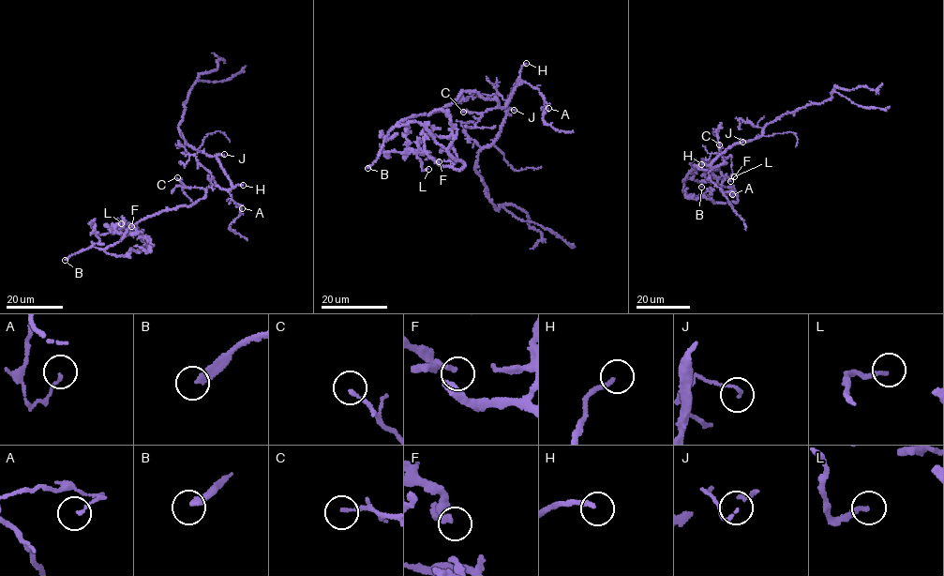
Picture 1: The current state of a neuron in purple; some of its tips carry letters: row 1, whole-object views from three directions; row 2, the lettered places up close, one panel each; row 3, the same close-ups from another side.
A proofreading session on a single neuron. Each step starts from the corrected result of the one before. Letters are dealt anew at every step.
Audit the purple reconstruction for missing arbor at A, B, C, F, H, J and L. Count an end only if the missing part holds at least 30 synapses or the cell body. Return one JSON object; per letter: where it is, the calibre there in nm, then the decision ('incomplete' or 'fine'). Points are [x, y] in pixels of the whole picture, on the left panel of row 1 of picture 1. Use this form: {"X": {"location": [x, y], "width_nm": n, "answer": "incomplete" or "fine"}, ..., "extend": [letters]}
{"A": {"location": [242, 208], "width_nm": 110, "answer": "fine"}, "B": {"location": [65, 260], "width_nm": 220, "answer": "incomplete"}, "C": {"location": [177, 177], "width_nm": 160, "answer": "fine"}, "F": {"location": [131, 226], "width_nm": 240, "answer": "fine"}, "H": {"location": [243, 185], "width_nm": 200, "answer": "incomplete"}, "J": {"location": [224, 154], "width_nm": 110, "answer": "fine"}, "L": {"location": [121, 223], "width_nm": 170, "answer": "fine"}, "extend": ["B", "H"]}

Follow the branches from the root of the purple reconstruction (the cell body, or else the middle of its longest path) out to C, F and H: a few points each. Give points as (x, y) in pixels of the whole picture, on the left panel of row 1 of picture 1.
C: (205, 195), (203, 189), (187, 188), (177, 177)
F: (205, 195), (144, 217), (105, 250), (125, 256), (146, 245), (134, 232), (121, 234), (131, 226)
H: (205, 195), (212, 184), (228, 189), (243, 185)

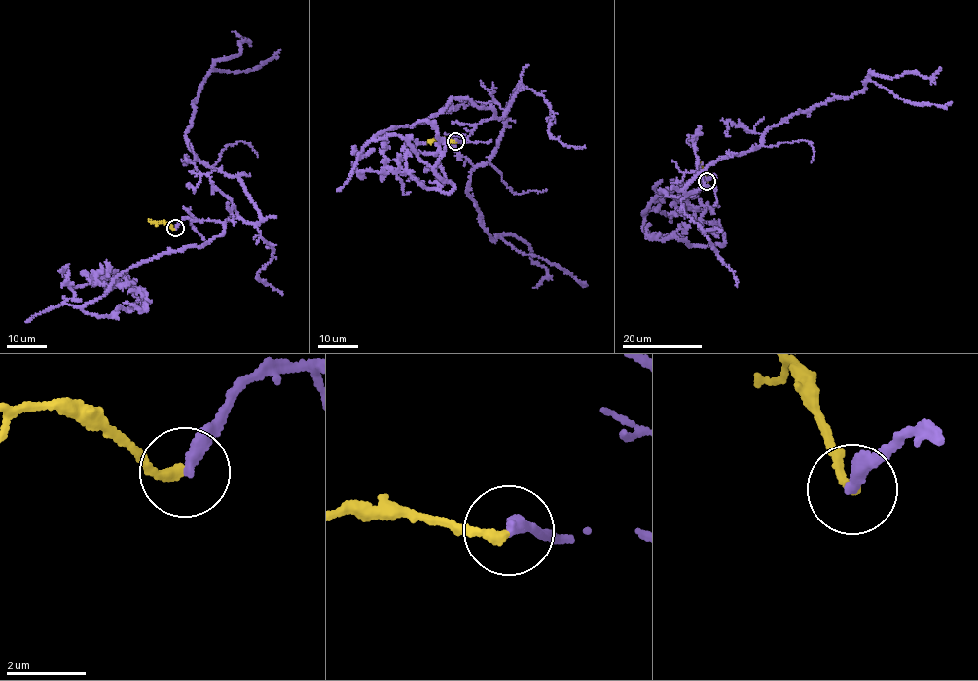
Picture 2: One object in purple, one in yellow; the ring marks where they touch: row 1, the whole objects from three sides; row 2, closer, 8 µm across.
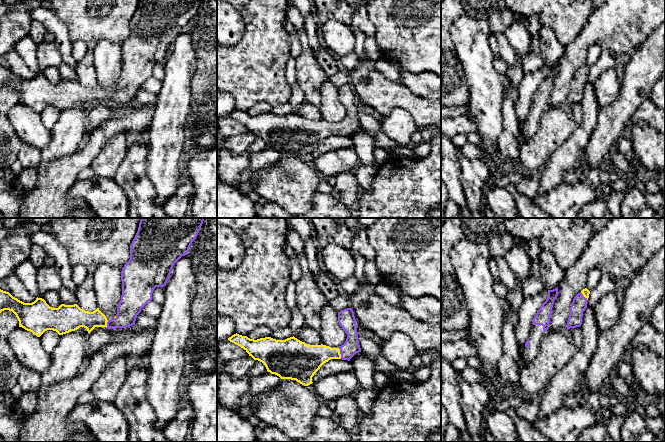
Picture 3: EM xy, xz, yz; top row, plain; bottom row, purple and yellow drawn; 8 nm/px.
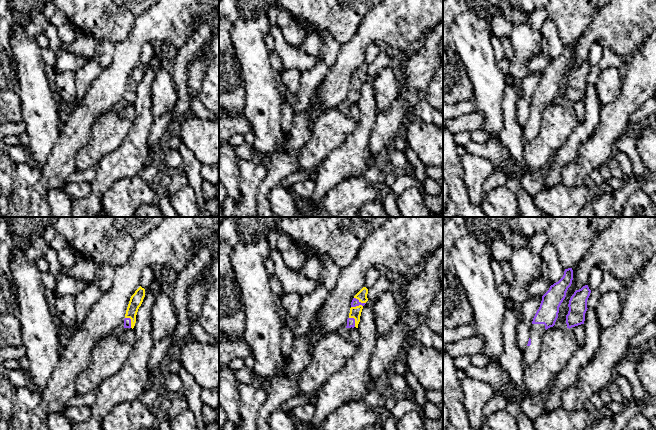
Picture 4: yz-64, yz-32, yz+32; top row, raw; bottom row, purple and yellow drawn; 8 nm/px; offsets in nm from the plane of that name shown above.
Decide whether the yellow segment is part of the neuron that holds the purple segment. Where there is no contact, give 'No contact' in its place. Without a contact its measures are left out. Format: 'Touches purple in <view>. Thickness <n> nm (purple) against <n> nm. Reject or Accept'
Touches purple in xz. Thickness 130 nm (purple) against 220 nm. Accept

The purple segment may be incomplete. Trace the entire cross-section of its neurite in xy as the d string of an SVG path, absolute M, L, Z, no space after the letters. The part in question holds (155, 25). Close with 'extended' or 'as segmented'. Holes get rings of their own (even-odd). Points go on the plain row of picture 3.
M139 0L130 21L130 35L121 47L122 72L117 83L117 90L112 96L108 96L99 84L93 88L85 87L77 80L61 80L58 84L52 84L44 75L38 73L32 79L24 79L1 65L0 89L4 86L12 87L19 97L19 103L32 108L37 113L47 106L63 111L80 103L86 104L90 109L95 103L114 105L135 101L141 85L152 76L153 66L166 61L174 40L188 29L201 2L202 0Z; extended

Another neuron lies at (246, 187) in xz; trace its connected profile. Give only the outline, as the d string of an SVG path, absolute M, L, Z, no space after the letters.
M249 181L242 182L240 186L237 187L239 192L247 195L251 192L254 192L254 186Z

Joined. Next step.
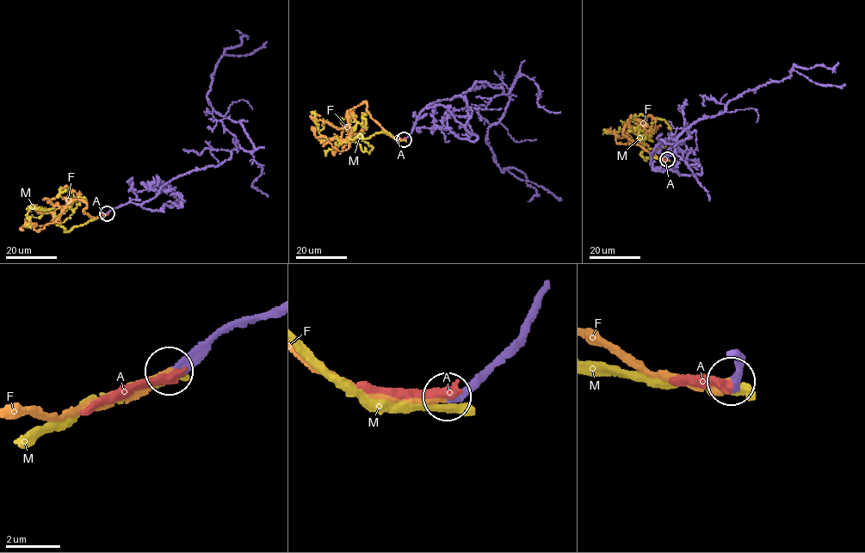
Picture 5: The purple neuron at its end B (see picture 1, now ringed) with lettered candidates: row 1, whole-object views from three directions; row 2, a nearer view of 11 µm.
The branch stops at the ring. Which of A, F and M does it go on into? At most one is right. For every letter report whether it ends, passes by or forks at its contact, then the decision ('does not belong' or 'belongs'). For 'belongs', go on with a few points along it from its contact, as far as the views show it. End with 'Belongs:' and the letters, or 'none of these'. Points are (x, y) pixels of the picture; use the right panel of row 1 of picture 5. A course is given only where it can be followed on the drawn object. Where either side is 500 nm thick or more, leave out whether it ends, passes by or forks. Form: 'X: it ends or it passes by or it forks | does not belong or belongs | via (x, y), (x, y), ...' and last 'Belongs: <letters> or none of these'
A: it ends | does not belong
F: it ends | belongs | via (667, 159), (650, 154), (627, 138), (622, 132), (624, 124), (625, 132), (650, 149), (628, 137), (614, 136)
M: it ends | does not belong
Belongs: F

